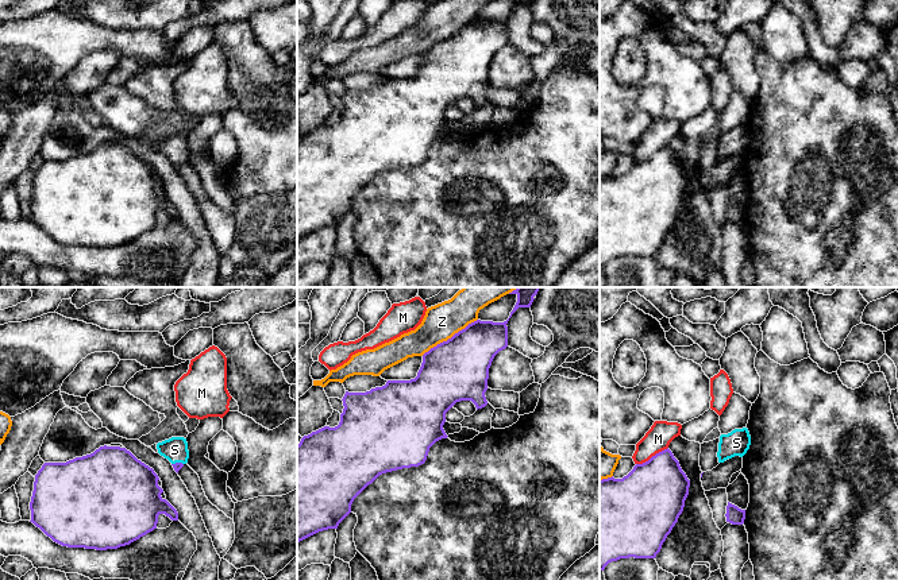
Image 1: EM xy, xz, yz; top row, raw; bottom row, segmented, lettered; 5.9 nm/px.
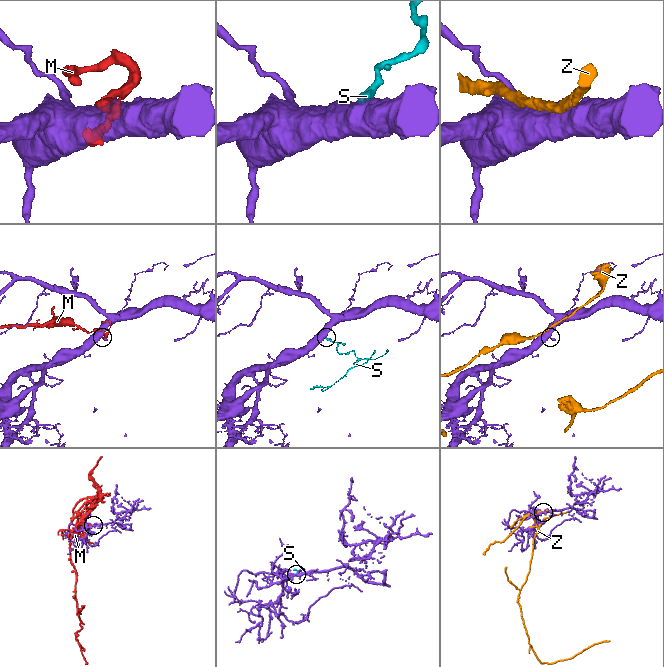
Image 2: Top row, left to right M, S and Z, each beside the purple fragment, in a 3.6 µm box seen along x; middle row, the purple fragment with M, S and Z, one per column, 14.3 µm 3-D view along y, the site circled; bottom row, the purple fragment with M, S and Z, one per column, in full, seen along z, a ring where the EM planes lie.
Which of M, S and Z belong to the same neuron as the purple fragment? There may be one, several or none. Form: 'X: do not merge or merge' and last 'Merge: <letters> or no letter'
M: do not merge
S: merge
Z: do not merge
Merge: S

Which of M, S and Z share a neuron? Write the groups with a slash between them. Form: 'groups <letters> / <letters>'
groups M / S / Z

